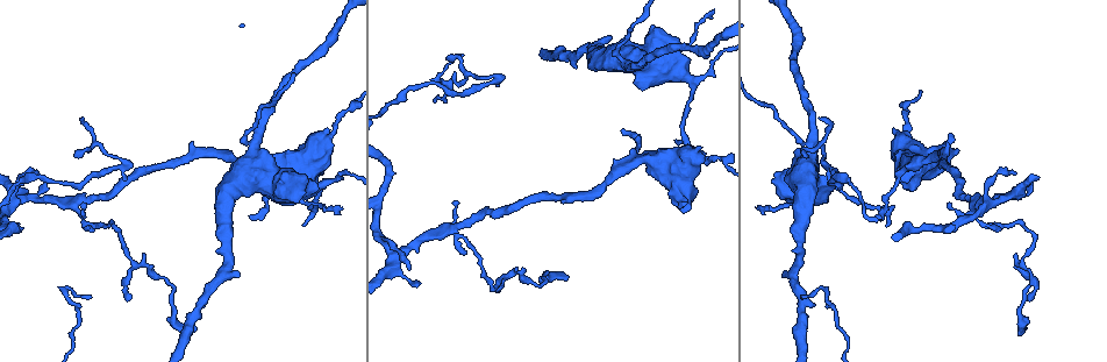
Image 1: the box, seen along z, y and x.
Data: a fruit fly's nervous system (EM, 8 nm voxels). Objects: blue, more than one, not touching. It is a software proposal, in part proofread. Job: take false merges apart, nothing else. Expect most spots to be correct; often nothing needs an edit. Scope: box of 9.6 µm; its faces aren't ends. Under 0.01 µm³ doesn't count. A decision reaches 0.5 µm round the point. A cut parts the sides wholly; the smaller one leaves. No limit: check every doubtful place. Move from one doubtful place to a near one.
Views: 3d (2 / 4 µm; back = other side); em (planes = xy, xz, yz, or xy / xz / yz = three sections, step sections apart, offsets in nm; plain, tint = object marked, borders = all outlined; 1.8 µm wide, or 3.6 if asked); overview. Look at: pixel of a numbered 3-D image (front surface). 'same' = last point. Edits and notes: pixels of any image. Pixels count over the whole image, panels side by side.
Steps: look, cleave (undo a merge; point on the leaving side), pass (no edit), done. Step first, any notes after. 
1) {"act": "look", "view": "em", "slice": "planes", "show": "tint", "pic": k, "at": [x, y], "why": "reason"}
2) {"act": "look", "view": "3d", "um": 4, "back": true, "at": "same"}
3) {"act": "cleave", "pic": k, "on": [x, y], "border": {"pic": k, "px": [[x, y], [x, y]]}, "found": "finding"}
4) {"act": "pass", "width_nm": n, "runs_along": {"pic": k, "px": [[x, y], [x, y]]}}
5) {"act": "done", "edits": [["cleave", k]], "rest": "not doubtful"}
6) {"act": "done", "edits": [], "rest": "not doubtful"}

{"act": "look", "view": "em", "slice": "xy", "step": 8, "show": "tint", "pic": 1, "at": [78, 202], "why": "side arm on a straight run"}

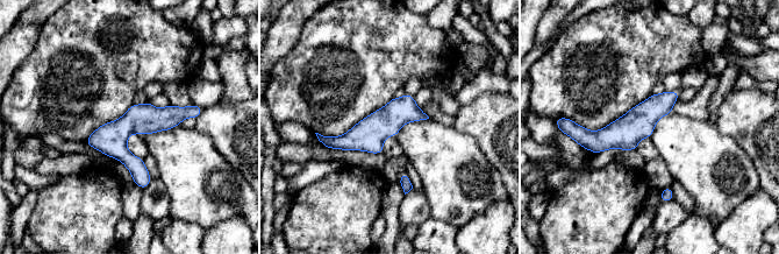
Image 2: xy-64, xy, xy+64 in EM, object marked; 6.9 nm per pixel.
{"act": "look", "view": "em", "slice": "planes", "show": "borders", "at": "same"}

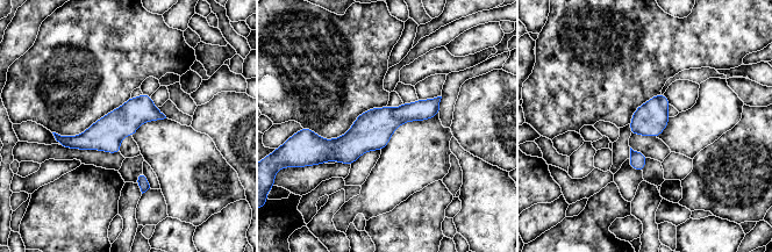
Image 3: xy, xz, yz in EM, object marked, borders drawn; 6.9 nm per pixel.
{"act": "pass", "width_nm": 220, "runs_along": {"pic": 3, "px": [[436, 100], [351, 145], [320, 142]]}, "found": "one cell here"}

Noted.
{"act": "look", "view": "em", "slice": "planes", "show": "tint", "pic": 1, "at": [999, 200], "why": "abrupt turn"}

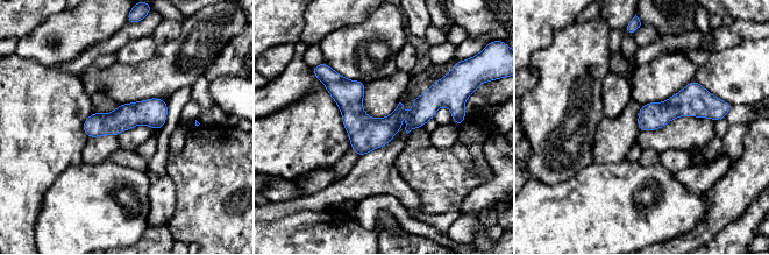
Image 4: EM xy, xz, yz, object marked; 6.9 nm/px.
{"act": "pass", "width_nm": 180, "runs_along": {"pic": 4, "px": [[328, 84], [368, 124], [449, 100]]}, "found": "all the same cell"}

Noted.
{"act": "look", "view": "3d", "um": 4, "pic": 1, "at": [826, 161], "why": "abrupt turn"}

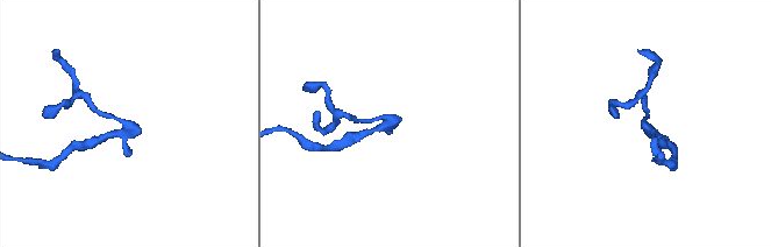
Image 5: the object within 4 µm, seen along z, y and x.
{"act": "look", "view": "em", "slice": "xz", "step": 4, "show": "tint", "pic": 5, "at": [122, 129], "why": "shape alone is not enough"}

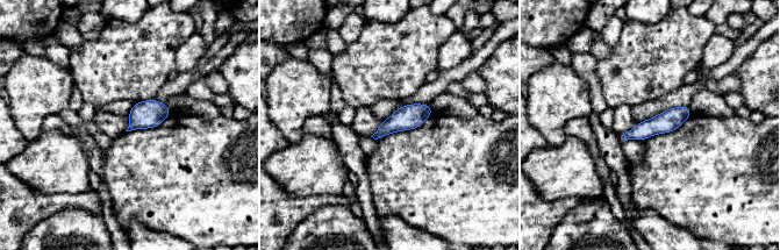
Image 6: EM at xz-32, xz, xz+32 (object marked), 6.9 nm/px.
{"act": "look", "view": "em", "slice": "xy", "step": 4, "show": "tint", "at": "same", "why": "cut it another way"}

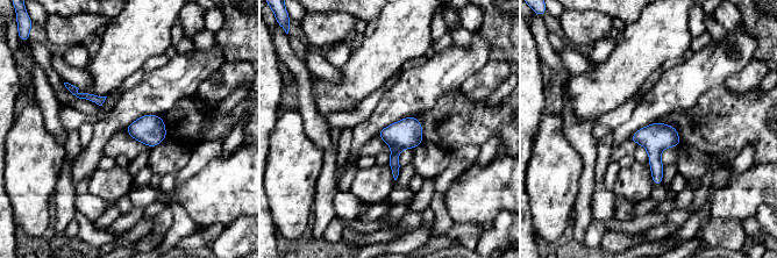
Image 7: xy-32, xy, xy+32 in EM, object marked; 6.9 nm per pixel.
{"act": "pass", "found": "continuous, no second cell"}

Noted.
{"act": "done", "edits": [], "rest": "not doubtful"}

